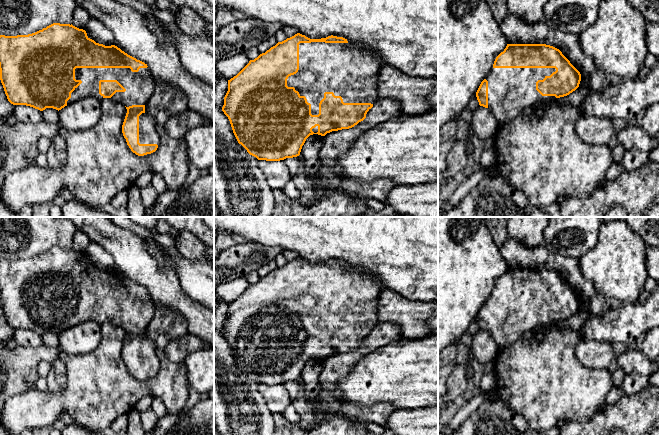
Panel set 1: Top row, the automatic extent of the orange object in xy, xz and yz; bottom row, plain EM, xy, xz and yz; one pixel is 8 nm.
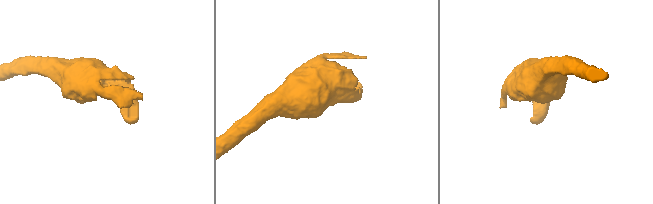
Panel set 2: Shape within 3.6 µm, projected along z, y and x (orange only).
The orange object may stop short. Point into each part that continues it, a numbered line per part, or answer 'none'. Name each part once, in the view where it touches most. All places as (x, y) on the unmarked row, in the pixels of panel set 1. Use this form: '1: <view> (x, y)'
1: xz (351, 295)

